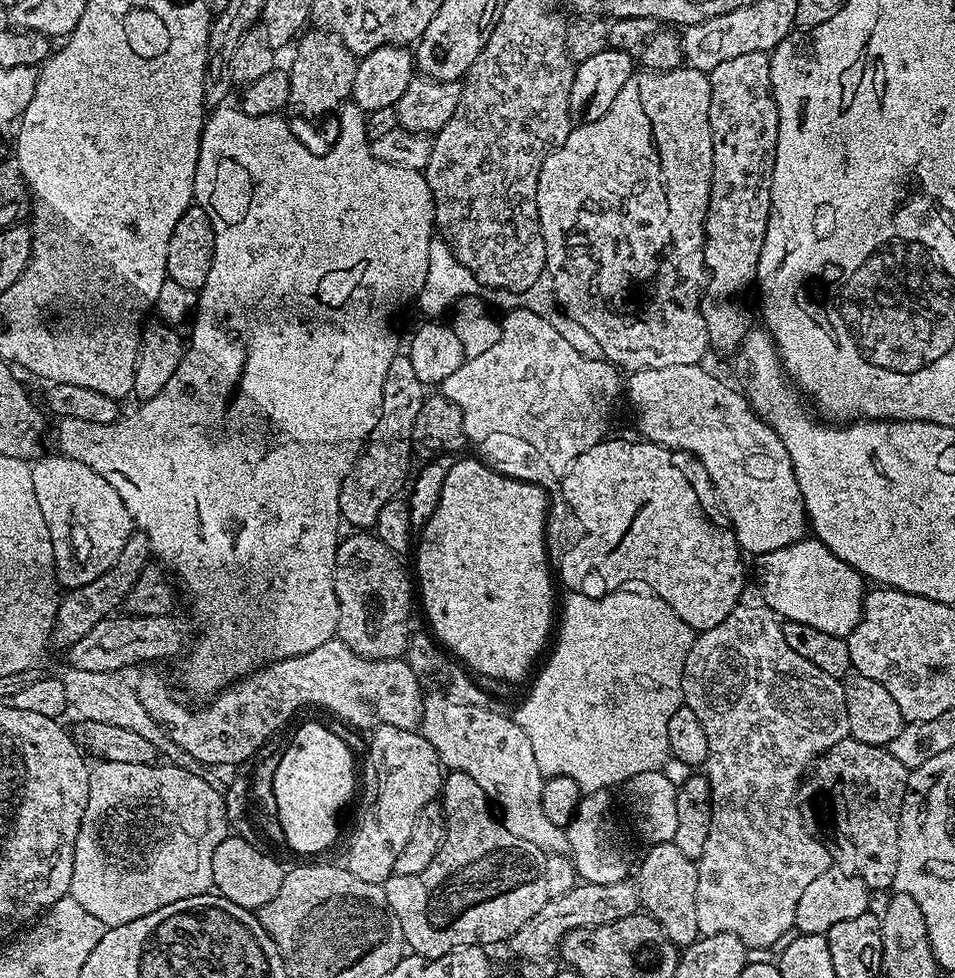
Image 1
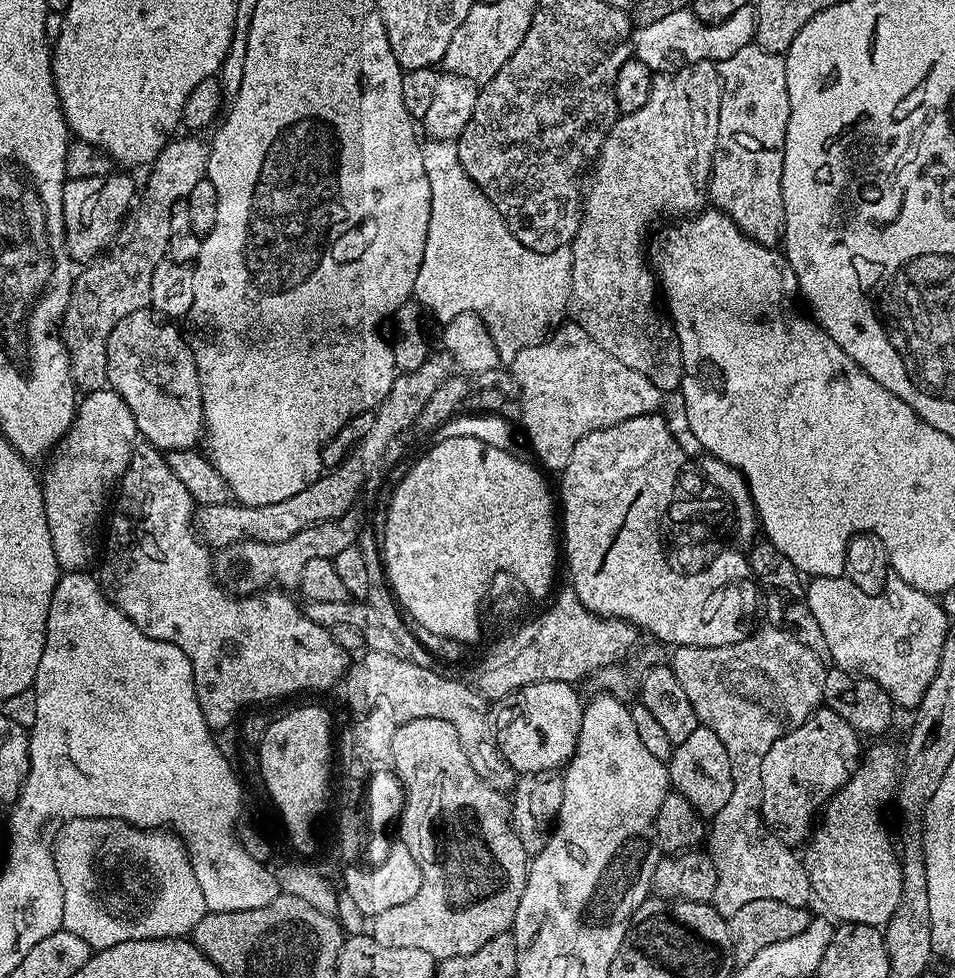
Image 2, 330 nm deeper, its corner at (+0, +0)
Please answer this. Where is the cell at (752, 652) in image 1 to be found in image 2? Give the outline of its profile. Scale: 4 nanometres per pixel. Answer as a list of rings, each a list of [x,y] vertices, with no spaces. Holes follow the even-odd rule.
[[[764,626],[759,630],[753,631],[751,636],[747,636],[742,642],[734,642],[730,646],[714,646],[713,648],[682,648],[677,647],[676,652],[670,659],[670,667],[674,678],[678,678],[678,682],[682,682],[682,690],[686,690],[686,698],[690,698],[690,706],[694,706],[694,714],[700,719],[703,727],[714,730],[714,734],[718,734],[718,738],[722,738],[722,746],[726,746],[726,754],[730,754],[730,770],[732,771],[732,781],[734,782],[734,790],[730,794],[730,802],[726,802],[726,806],[722,806],[722,810],[718,810],[718,814],[711,817],[710,827],[706,832],[706,851],[709,858],[714,862],[714,870],[718,876],[718,884],[714,886],[714,894],[710,901],[713,908],[717,908],[725,918],[729,918],[736,910],[741,909],[748,902],[757,901],[760,898],[770,898],[777,902],[786,902],[789,906],[802,907],[807,909],[809,903],[813,903],[812,887],[810,886],[810,878],[806,874],[801,857],[796,856],[791,847],[772,835],[764,826],[764,817],[760,815],[760,803],[762,802],[762,786],[760,785],[760,771],[762,770],[762,758],[766,758],[766,750],[770,750],[770,746],[774,746],[774,742],[778,742],[778,738],[782,738],[790,730],[794,730],[798,726],[802,726],[802,722],[806,722],[806,718],[811,716],[817,708],[821,707],[824,699],[824,674],[826,671],[825,661],[820,660],[806,646],[802,646],[802,642],[798,642],[798,638],[794,638],[789,632],[775,626]]]

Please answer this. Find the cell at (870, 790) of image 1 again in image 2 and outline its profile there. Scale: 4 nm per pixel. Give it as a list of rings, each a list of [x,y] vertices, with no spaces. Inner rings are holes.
[[[819,707],[811,716],[794,730],[790,730],[770,750],[766,750],[766,758],[762,758],[760,785],[762,786],[762,802],[760,815],[764,817],[764,826],[772,835],[777,836],[783,844],[789,846],[803,845],[809,839],[814,828],[814,817],[827,804],[828,799],[852,777],[857,764],[862,759],[861,737],[834,710]]]

